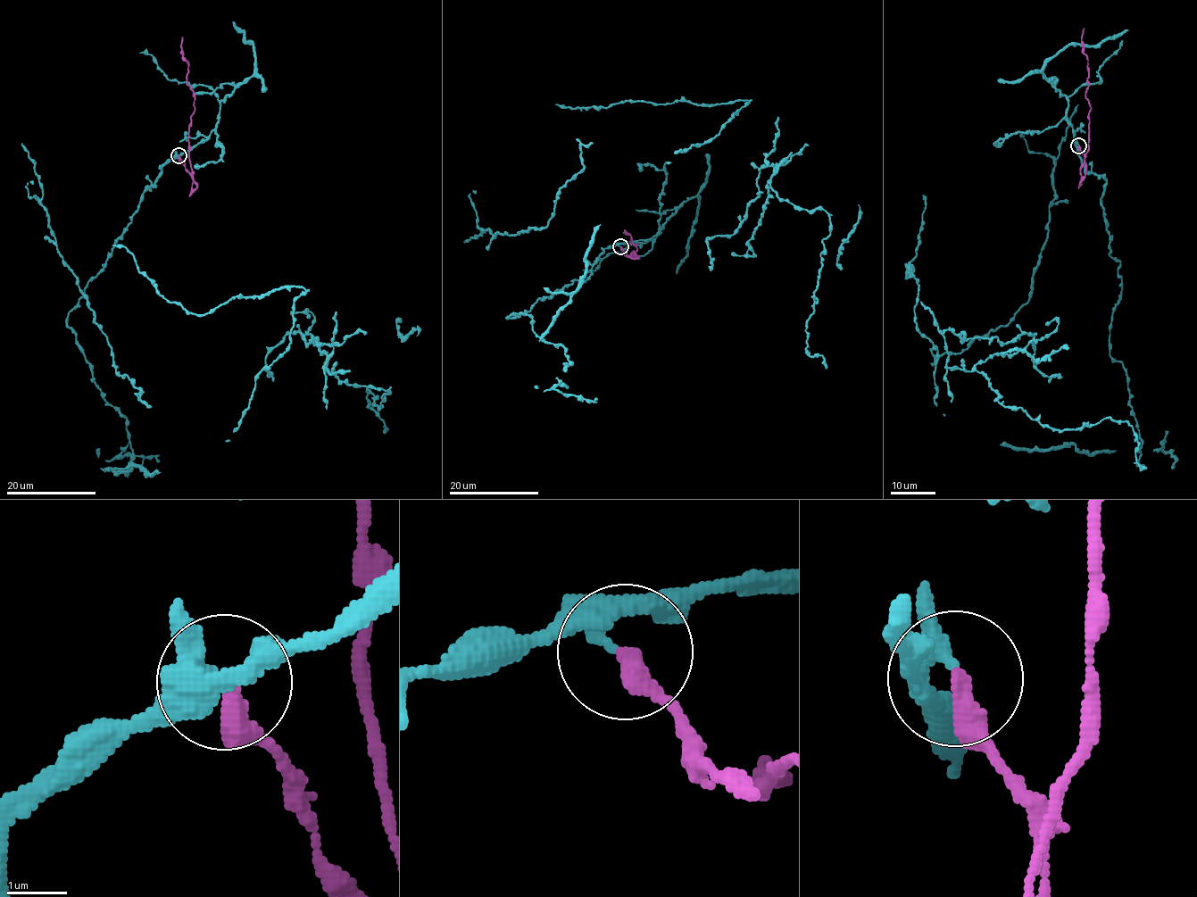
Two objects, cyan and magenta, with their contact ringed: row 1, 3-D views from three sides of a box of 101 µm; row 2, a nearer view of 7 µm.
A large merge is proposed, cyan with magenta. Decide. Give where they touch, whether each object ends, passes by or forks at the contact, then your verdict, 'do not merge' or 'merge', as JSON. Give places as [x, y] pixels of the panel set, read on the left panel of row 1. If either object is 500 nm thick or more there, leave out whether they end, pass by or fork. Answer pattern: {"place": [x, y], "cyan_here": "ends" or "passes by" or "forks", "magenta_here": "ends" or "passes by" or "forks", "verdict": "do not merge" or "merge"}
{"place": [178, 155], "cyan_here": "passes by", "magenta_here": "ends", "verdict": "do not merge"}

